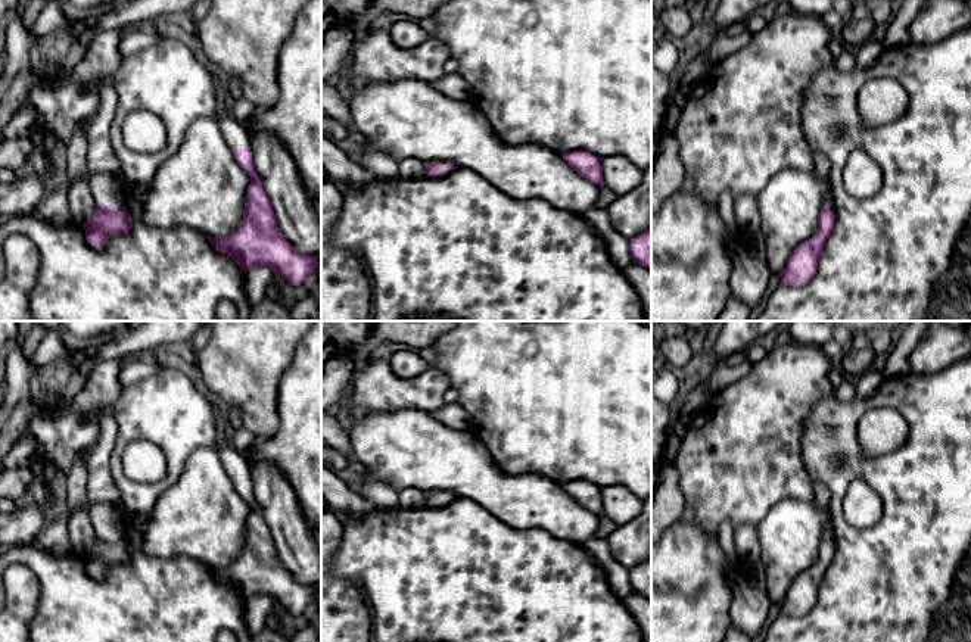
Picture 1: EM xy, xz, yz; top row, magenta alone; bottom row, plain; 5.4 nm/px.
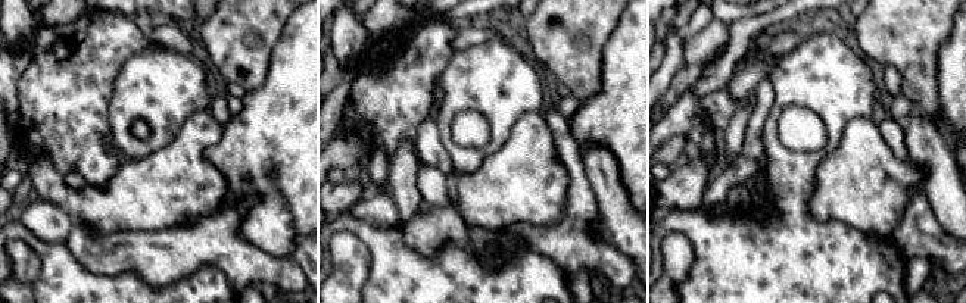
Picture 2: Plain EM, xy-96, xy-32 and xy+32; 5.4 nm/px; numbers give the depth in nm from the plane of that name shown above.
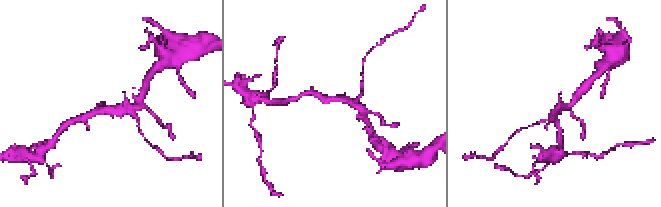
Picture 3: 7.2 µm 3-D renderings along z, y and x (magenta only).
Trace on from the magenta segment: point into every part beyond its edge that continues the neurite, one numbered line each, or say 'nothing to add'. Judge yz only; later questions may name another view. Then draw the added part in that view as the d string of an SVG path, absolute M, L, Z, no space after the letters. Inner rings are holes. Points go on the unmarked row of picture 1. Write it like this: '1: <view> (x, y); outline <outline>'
1: yz (827, 526); outline M825 508L824 536L828 536L831 540L834 540L832 524L831 524L828 508Z

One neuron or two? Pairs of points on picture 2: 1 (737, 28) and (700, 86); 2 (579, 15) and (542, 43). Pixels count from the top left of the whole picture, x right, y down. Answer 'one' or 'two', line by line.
1: one
2: one

